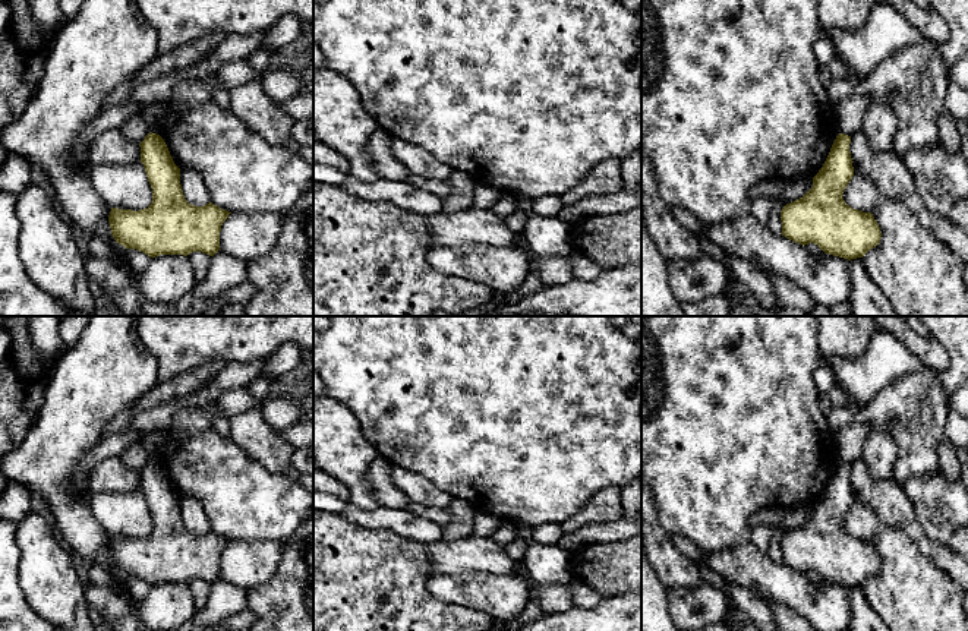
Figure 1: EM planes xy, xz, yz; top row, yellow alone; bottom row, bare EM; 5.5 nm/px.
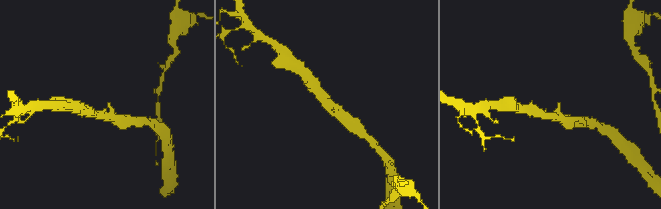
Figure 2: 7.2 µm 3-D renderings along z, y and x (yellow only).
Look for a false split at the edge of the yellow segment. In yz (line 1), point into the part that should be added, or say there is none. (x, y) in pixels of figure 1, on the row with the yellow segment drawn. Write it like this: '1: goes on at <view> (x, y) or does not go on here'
1: does not go on here

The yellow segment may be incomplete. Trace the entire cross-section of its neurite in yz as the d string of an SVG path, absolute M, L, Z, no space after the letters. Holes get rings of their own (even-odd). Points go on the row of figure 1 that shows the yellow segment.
M839 133L823 167L813 177L813 187L803 198L786 204L781 211L782 236L803 246L814 243L824 253L848 261L863 258L880 243L882 237L873 214L851 208L842 198L854 176L849 143L851 136Z

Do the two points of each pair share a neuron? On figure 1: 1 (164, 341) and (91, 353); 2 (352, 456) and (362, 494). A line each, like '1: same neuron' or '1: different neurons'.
1: different neurons
2: same neuron

